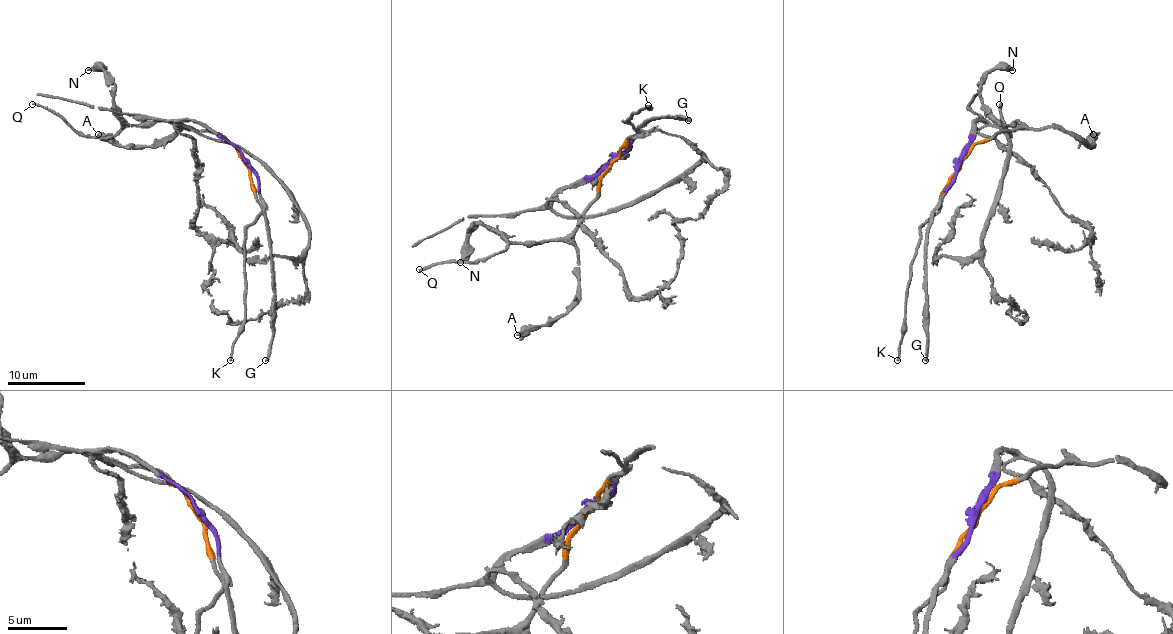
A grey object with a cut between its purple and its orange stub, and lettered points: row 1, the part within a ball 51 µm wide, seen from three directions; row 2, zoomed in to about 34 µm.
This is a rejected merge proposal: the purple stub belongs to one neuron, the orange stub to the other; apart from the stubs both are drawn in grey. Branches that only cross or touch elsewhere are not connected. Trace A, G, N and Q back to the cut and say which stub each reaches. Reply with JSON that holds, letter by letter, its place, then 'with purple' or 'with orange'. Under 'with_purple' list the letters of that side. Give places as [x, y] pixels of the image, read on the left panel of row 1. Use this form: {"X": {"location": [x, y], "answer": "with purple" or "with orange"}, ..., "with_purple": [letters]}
{"A": {"location": [98, 134], "answer": "with orange"}, "G": {"location": [265, 360], "answer": "with purple"}, "N": {"location": [88, 70], "answer": "with orange"}, "Q": {"location": [32, 104], "answer": "with orange"}, "with_purple": ["G"]}

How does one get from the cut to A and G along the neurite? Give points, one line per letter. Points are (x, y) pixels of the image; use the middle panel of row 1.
A: (612, 161), (573, 236), (579, 279), (574, 300), (567, 312), (517, 335)
G: (614, 161), (626, 151), (639, 128), (650, 120), (686, 116), (691, 118), (688, 120)

